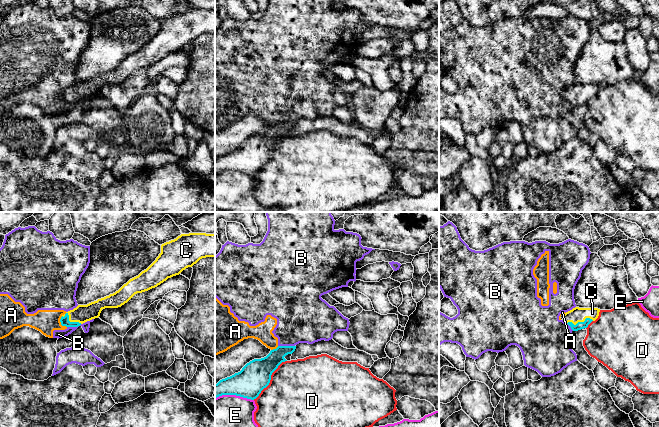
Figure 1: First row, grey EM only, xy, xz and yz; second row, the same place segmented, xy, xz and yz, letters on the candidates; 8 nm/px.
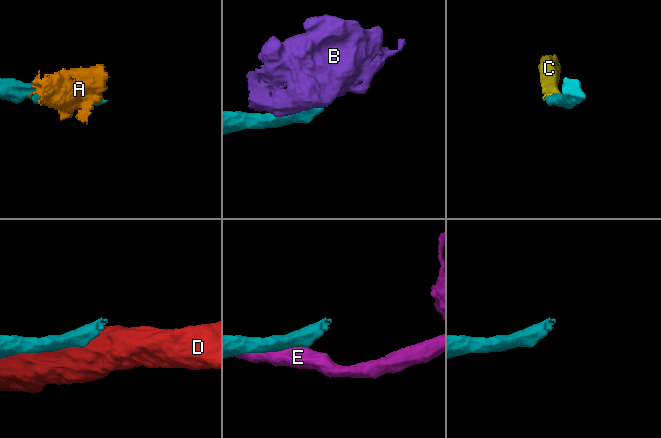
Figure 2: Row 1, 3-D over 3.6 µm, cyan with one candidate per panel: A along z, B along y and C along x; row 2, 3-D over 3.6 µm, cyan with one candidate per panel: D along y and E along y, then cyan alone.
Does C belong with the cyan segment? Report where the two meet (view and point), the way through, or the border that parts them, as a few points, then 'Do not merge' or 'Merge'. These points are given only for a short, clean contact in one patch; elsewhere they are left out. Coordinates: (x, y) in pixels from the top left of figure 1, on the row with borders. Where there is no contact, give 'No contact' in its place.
Touches cyan at yz (579, 322). Path across: yz (580, 325), (579, 322), (577, 314). Merge

